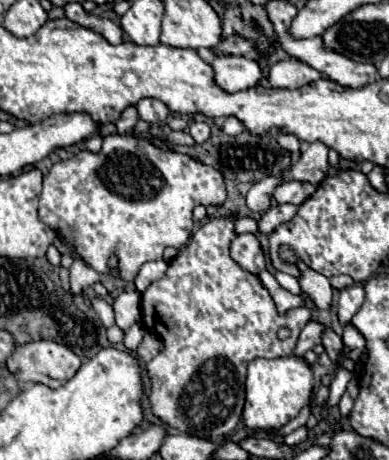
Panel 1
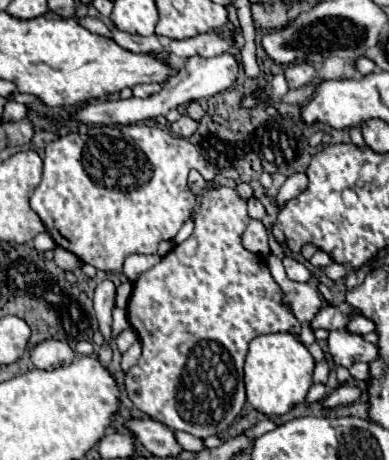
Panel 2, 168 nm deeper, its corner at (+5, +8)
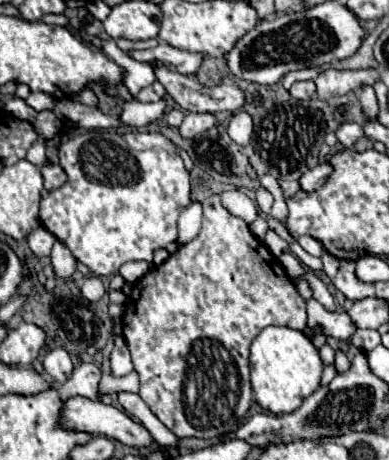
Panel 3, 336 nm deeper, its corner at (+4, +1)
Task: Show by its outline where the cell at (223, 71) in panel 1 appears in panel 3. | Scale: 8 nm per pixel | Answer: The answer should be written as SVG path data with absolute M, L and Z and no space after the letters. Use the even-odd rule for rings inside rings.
M137 99L125 103L123 113L121 113L121 121L125 125L131 127L143 127L147 123L153 123L155 119L159 119L165 113L165 101L157 101L157 103L141 103Z

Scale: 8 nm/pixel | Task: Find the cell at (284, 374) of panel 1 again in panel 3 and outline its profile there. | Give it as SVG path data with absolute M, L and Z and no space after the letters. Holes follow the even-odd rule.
M265 327L251 345L251 383L255 401L271 413L291 413L321 385L323 361L303 331L291 327Z

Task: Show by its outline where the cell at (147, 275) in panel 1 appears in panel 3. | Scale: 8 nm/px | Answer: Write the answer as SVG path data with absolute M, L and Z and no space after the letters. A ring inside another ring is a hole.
M129 261L129 263L123 263L123 267L119 269L119 275L127 283L135 283L137 279L141 279L149 271L149 267L151 265L147 261Z

